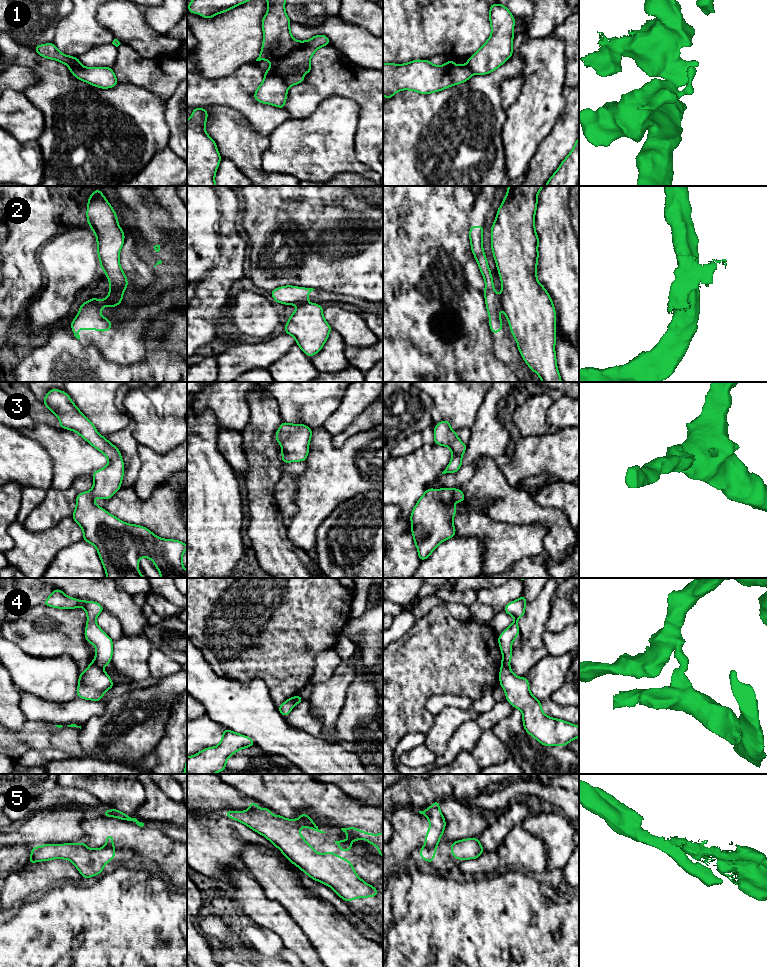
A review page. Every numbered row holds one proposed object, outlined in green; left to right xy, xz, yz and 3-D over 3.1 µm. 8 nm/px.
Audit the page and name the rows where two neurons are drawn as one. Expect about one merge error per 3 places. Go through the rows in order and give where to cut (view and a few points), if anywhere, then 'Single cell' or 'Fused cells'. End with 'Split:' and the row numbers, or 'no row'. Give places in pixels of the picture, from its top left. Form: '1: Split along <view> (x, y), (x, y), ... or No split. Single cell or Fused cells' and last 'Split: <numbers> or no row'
1: Split along xz (265, 75), (280, 77), (287, 87). Fused cells
2: Split along xy (105, 298), (111, 308). Fused cells
3: No split. Single cell
4: Split along xy (94, 660), (102, 668). Fused cells
5: Split along yz (423, 846), (435, 850). Fused cells
Split: 1, 2, 4, 5

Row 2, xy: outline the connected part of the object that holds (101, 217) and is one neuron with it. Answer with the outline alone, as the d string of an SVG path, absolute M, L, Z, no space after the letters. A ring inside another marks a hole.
M98 189L88 199L86 216L97 238L100 268L104 270L110 283L109 295L105 299L112 308L122 302L122 295L128 286L119 261L125 234L118 224L117 214Z

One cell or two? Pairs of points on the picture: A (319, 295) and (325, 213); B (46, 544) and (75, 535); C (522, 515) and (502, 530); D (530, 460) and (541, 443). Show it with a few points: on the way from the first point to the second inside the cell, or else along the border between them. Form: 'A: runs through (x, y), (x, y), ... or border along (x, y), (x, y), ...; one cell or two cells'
A: border along (315, 288), (342, 294); two cells
B: runs through (53, 540), (63, 535), (68, 535); one cell
C: border along (489, 515), (494, 519), (509, 523), (535, 523); two cells
D: runs through (534, 456), (541, 447); one cell

